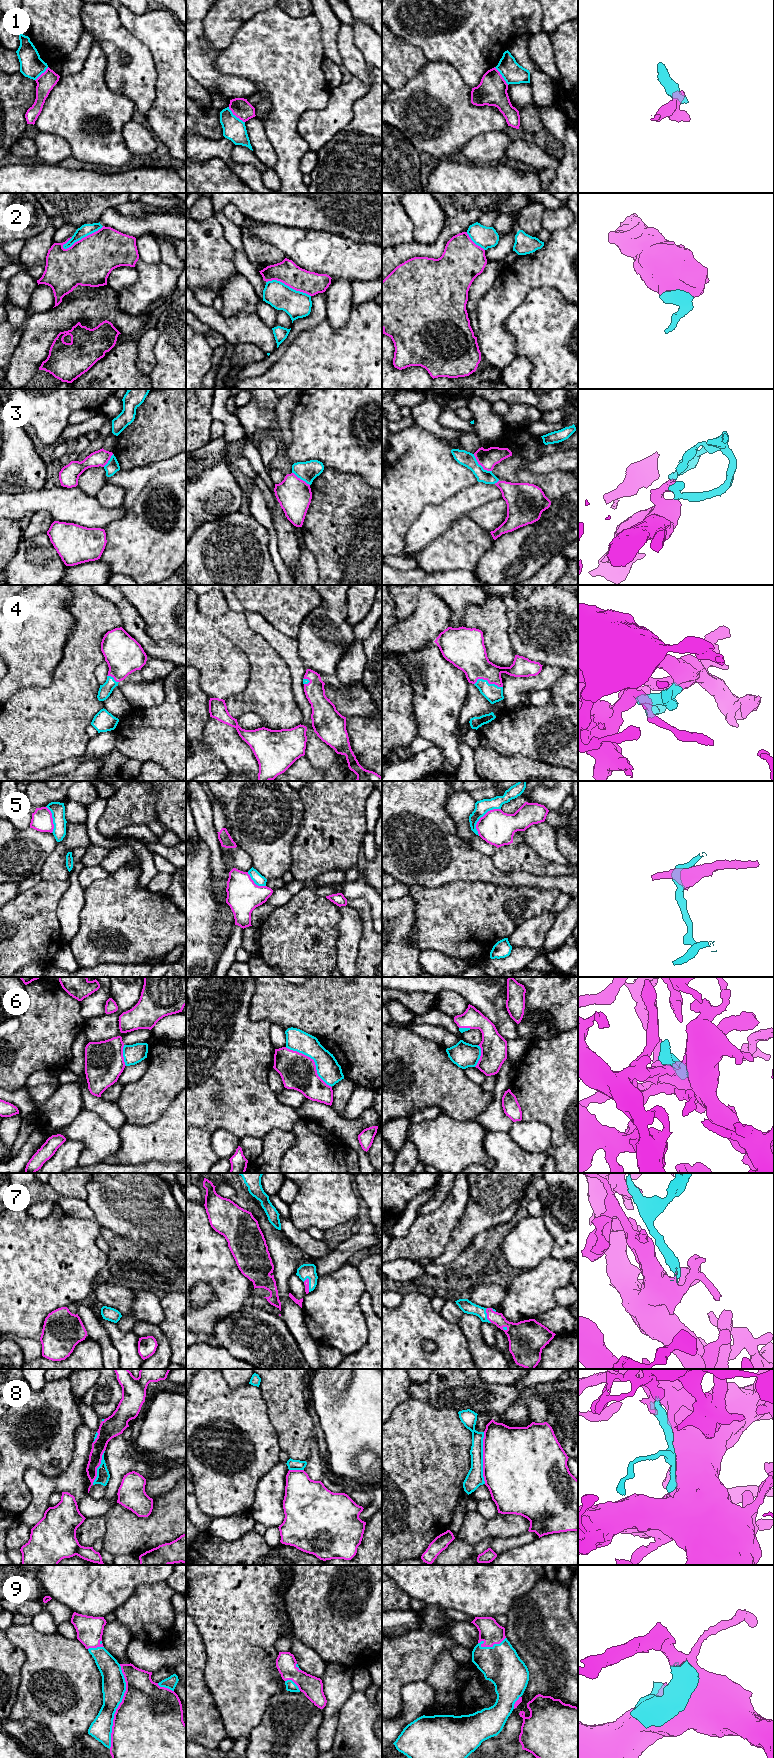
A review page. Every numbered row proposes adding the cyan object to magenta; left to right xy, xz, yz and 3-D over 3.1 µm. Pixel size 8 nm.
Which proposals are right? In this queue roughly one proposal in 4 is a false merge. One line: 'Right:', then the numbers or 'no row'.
Right: 3, 4, 6, 7, 8, 9

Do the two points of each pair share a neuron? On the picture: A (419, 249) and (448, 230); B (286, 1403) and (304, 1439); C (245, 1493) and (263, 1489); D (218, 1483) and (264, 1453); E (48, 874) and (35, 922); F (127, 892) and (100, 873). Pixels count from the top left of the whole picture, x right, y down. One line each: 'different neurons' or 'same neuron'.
A: same neuron
B: same neuron
C: different neurons
D: same neuron
E: different neurons
F: different neurons

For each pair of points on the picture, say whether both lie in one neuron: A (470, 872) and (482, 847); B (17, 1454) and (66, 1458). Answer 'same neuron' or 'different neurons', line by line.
A: different neurons
B: same neuron

